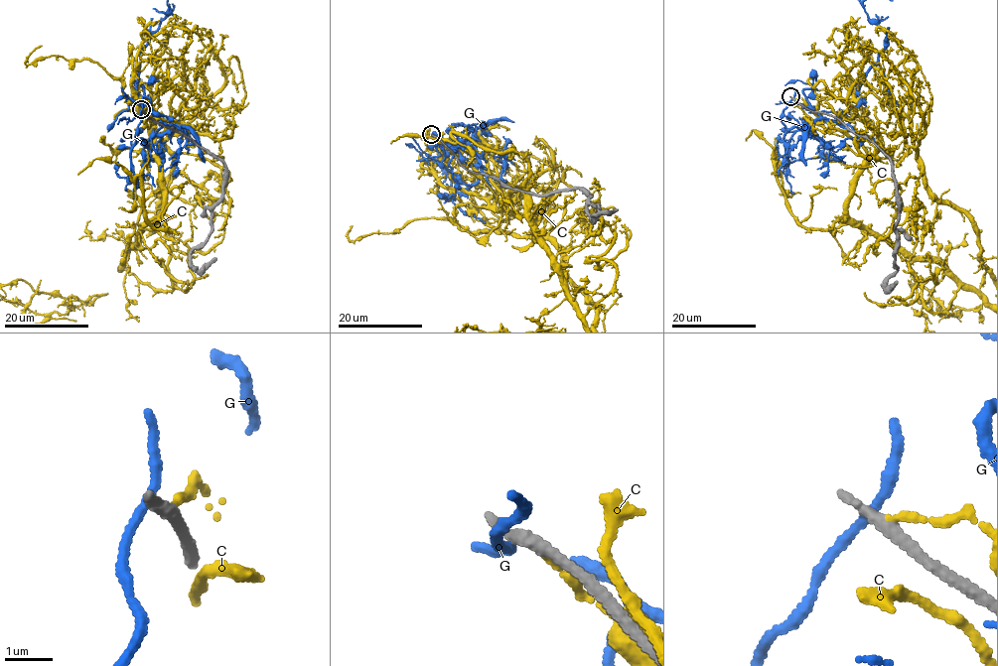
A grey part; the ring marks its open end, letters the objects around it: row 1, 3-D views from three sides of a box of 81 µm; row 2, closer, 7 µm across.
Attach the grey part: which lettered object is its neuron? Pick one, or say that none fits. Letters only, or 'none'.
none

